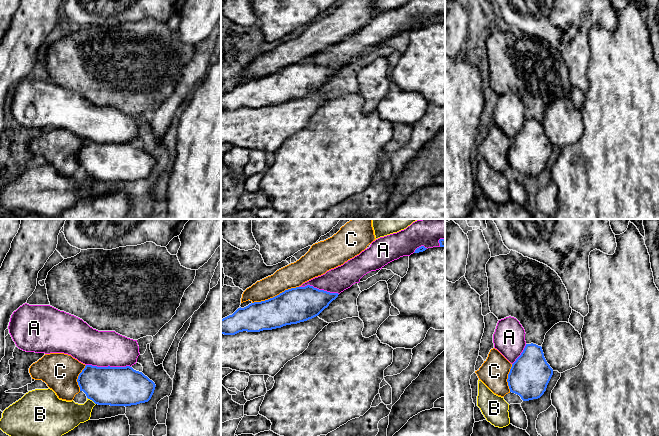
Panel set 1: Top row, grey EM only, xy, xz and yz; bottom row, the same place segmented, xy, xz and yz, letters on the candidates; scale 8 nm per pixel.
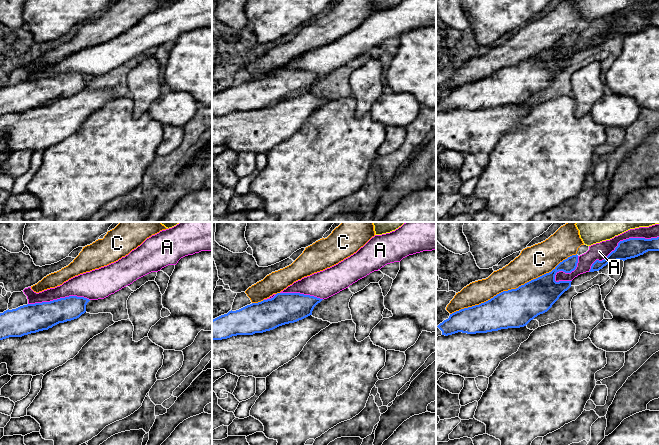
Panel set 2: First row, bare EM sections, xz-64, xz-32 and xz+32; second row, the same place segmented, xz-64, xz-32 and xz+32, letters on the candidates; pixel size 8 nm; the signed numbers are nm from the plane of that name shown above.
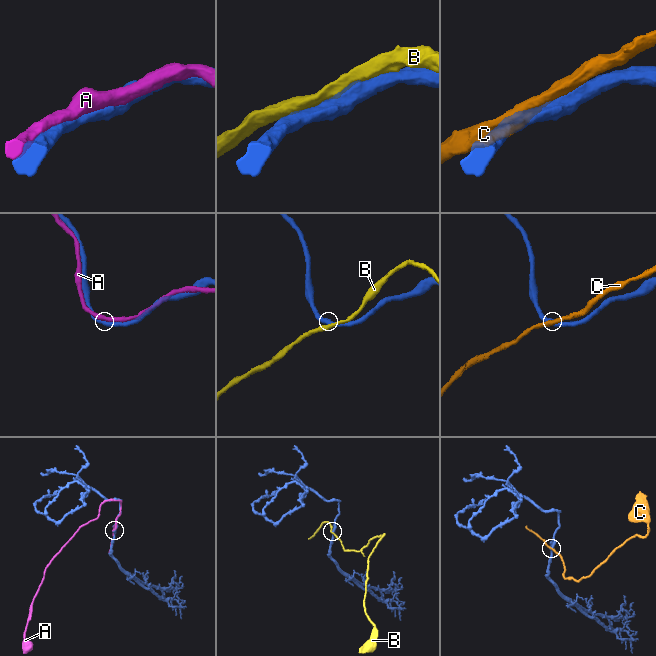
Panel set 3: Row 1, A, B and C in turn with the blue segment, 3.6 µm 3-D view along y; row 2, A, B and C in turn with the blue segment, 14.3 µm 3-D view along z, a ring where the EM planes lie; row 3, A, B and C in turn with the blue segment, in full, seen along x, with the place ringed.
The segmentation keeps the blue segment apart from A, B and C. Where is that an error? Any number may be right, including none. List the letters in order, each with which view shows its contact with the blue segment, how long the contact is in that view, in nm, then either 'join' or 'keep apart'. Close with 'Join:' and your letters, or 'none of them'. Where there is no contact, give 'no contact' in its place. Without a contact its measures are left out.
A: xy | 360 nm | join
B: xy | 90 nm | keep apart
C: xz | 400 nm | keep apart
Join: A

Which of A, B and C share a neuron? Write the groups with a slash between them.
A / B / C

